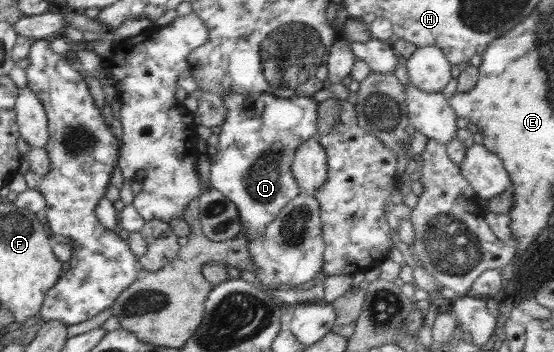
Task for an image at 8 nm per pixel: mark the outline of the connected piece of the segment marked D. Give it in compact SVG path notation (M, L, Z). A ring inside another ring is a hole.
M227 92L223 94L222 99L227 114L225 114L225 121L220 125L219 142L210 152L209 187L220 191L235 203L242 219L241 225L243 225L239 232L245 233L247 241L251 242L263 234L265 226L277 218L286 203L289 203L296 195L303 193L291 173L291 164L297 147L317 134L319 103L313 99L312 95L277 98L265 92Z

